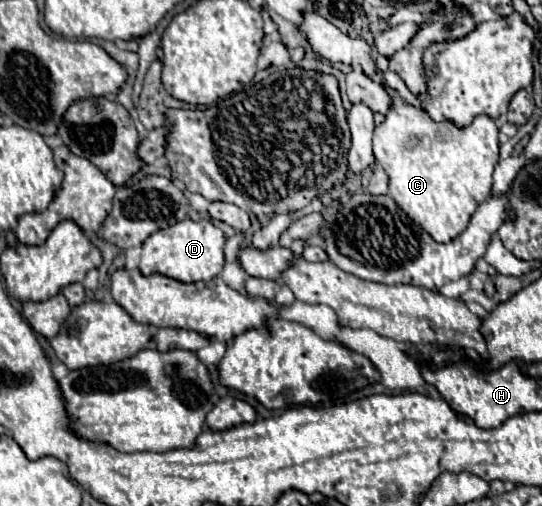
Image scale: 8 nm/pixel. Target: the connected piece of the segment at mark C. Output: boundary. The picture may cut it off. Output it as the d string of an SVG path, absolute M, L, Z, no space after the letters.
M387 88L387 92L393 96L393 108L385 116L385 122L375 128L373 154L389 176L389 196L435 242L451 242L455 236L459 236L467 228L471 214L491 194L493 168L499 160L499 138L497 138L499 128L485 114L475 116L473 122L469 126L463 126L463 128L455 126L449 120L433 122L427 112L417 110L411 104L403 102L395 90Z

